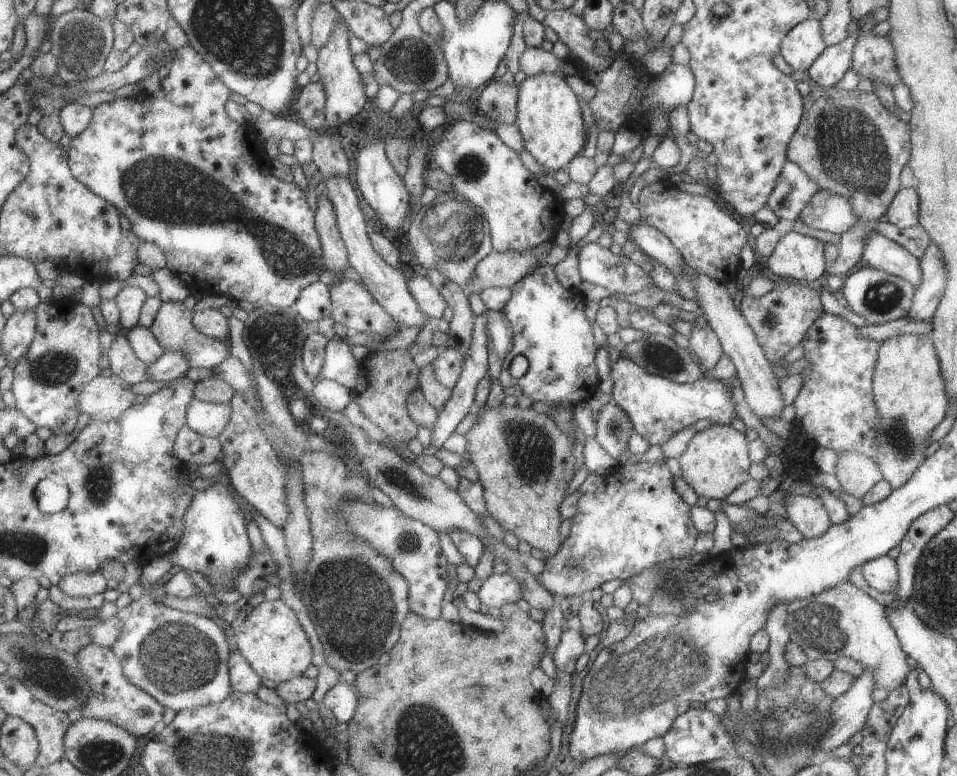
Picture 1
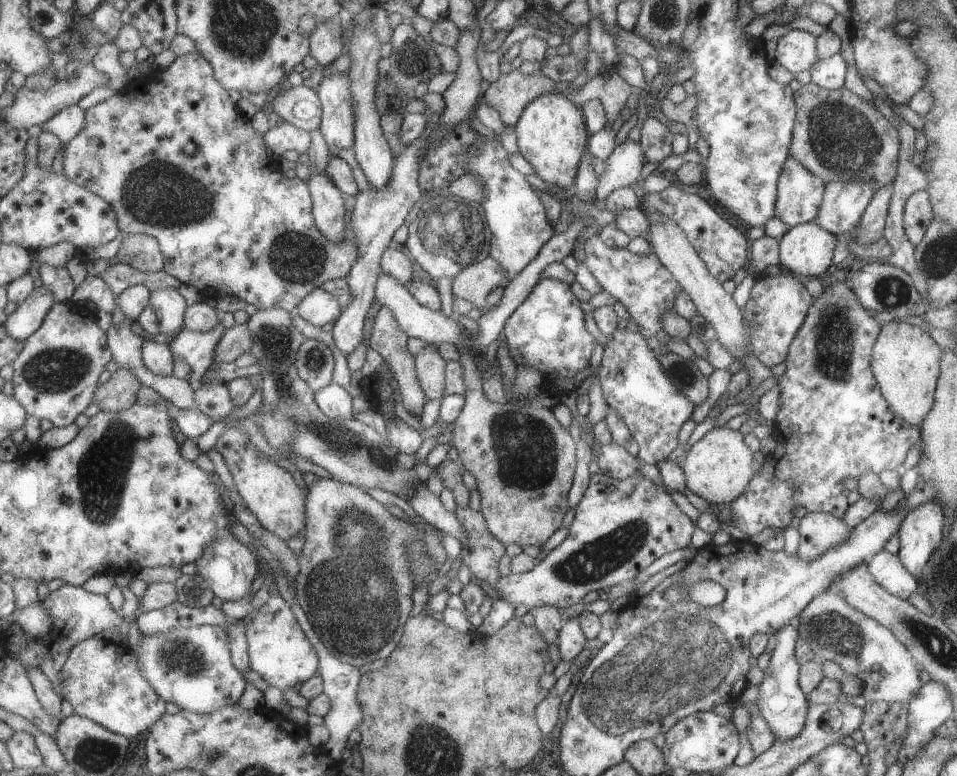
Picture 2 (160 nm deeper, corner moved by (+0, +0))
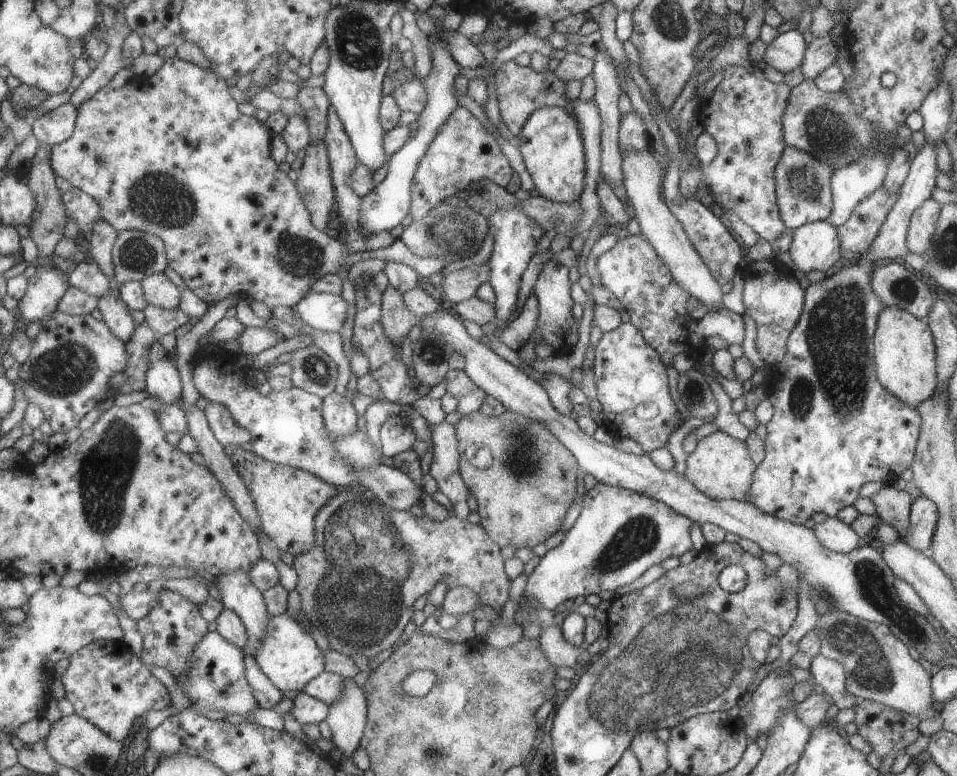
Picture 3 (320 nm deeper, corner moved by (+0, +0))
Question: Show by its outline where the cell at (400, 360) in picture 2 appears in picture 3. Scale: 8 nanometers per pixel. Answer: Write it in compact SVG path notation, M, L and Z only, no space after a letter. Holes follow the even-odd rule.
M391 285L382 291L380 323L388 339L397 346L414 324L419 324L420 316L413 314L405 305L402 294Z

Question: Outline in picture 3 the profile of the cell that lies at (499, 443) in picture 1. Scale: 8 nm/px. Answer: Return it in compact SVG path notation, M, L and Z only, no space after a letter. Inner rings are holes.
M480 410L461 415L454 429L459 453L459 474L468 491L475 497L480 518L477 524L485 530L486 535L500 547L530 549L553 536L561 528L567 508L576 496L575 476L579 468L569 450L544 425L510 410L496 417L485 416Z

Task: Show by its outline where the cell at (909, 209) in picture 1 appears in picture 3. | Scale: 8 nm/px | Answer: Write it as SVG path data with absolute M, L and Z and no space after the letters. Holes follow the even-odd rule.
M932 198L924 200L923 204L913 211L913 214L910 216L910 223L908 224L906 230L906 247L908 248L909 253L921 255L928 249L929 246L931 246L930 238L935 232L939 213L940 204Z

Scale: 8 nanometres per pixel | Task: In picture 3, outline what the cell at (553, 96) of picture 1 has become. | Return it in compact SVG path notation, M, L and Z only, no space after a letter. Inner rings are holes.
M559 107L532 112L518 134L519 152L540 197L554 203L573 203L582 193L585 179L584 146L574 116Z

